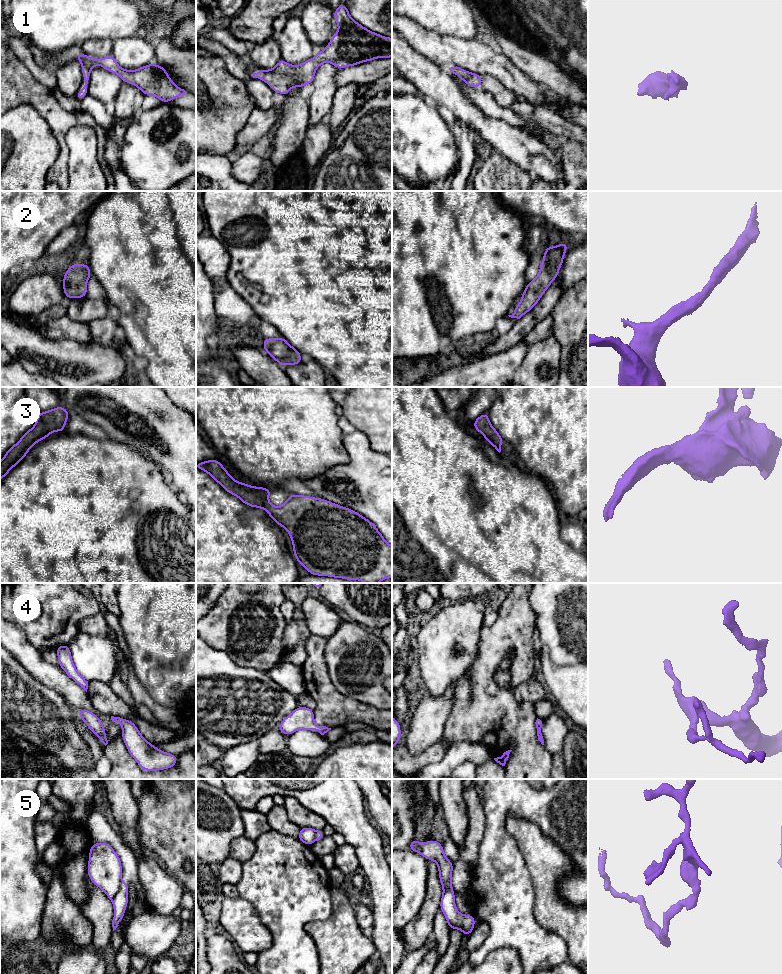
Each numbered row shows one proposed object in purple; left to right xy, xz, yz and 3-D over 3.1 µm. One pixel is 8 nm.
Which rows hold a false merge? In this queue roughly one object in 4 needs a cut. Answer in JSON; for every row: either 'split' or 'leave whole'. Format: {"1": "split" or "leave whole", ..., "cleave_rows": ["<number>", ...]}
{"1": "leave whole", "2": "leave whole", "3": "leave whole", "4": "leave whole", "5": "split", "cleave_rows": ["5"]}

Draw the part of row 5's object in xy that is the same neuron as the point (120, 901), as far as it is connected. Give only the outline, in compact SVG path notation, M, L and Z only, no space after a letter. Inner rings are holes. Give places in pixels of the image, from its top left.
M121 882L118 893L112 899L114 906L114 918L112 920L113 931L118 927L120 921L124 918L124 912L128 905L128 888L129 884Z

